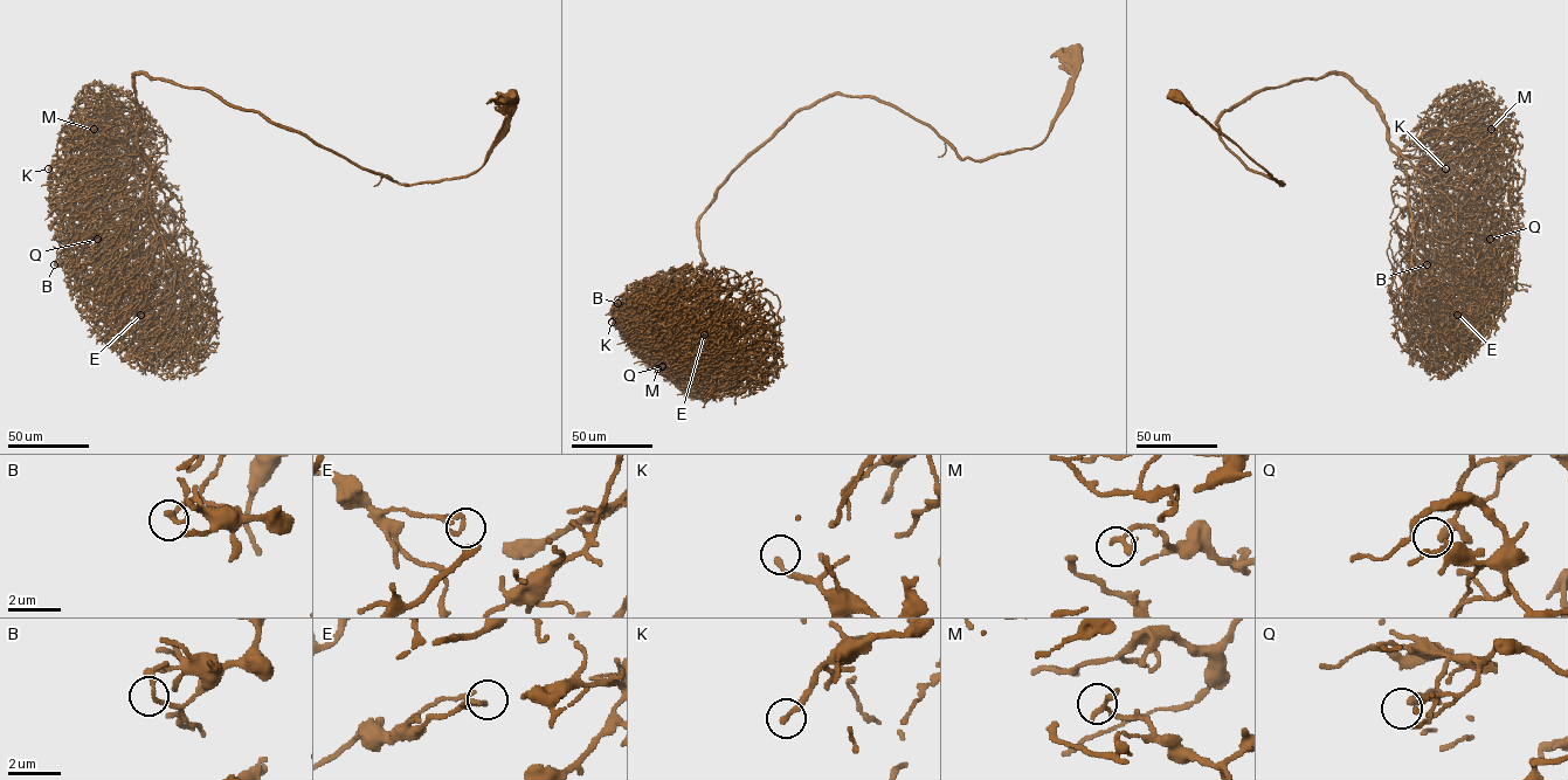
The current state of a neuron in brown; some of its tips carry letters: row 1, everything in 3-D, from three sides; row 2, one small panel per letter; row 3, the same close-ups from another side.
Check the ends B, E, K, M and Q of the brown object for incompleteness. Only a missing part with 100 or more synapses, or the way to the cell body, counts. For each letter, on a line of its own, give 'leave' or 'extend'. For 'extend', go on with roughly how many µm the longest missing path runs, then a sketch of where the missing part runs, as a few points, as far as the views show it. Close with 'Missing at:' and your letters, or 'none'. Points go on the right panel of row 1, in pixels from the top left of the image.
B: leave
E: leave
K: leave
M: leave
Q: leave
Missing at: none

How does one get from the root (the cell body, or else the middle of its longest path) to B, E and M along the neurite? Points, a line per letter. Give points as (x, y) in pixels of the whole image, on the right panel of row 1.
B: (1176, 94), (1283, 185), (1217, 119), (1346, 76), (1386, 126), (1408, 186), (1390, 223), (1427, 264)
E: (1176, 94), (1283, 185), (1223, 143), (1217, 119), (1257, 91), (1346, 76), (1416, 171), (1424, 257), (1457, 315)
M: (1176, 94), (1282, 185), (1217, 121), (1296, 80), (1346, 76), (1401, 150), (1432, 128), (1491, 129)

